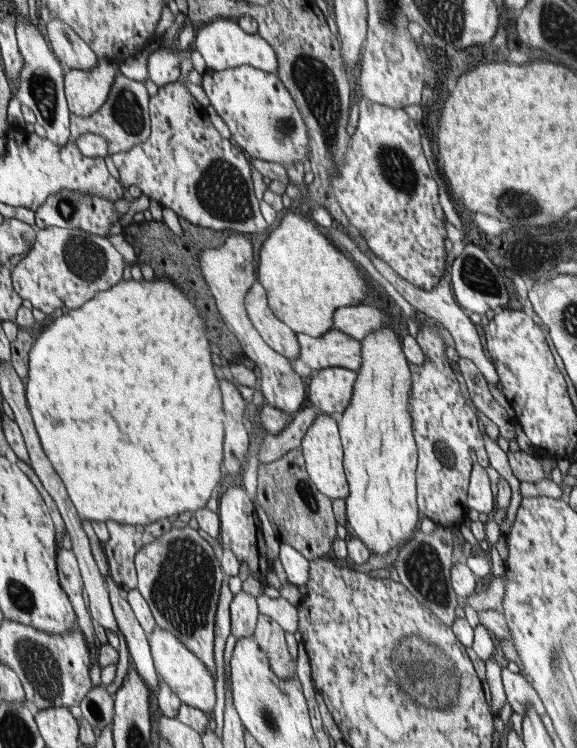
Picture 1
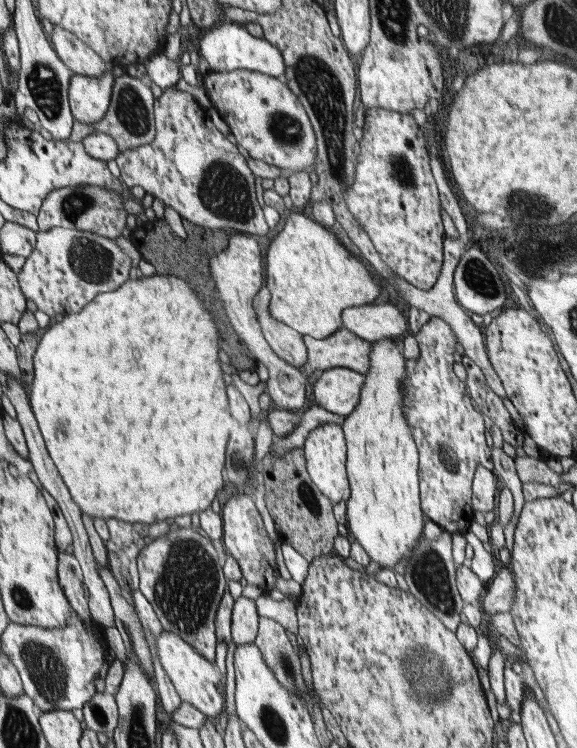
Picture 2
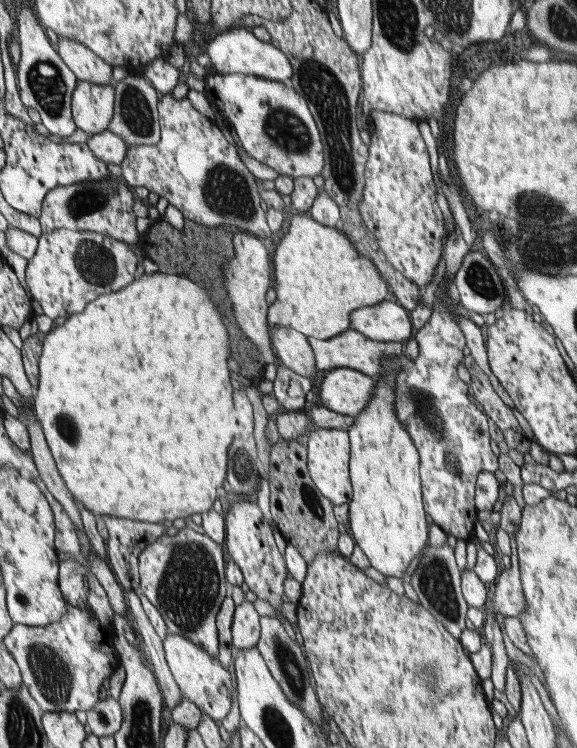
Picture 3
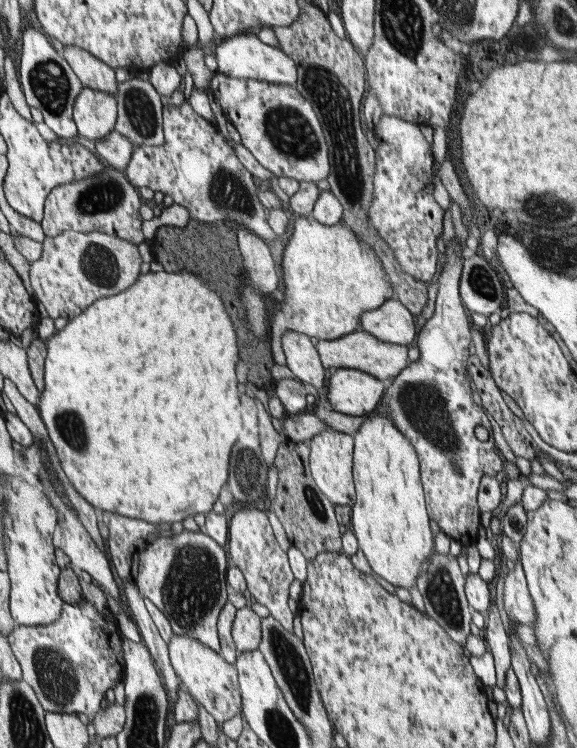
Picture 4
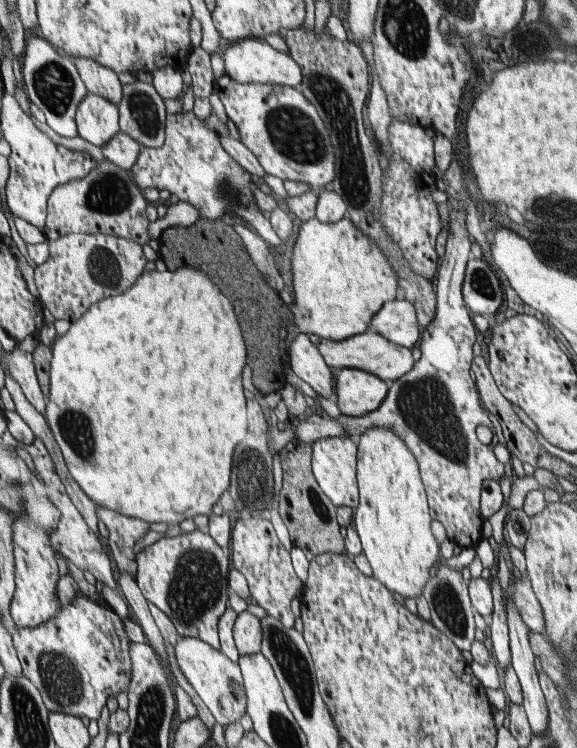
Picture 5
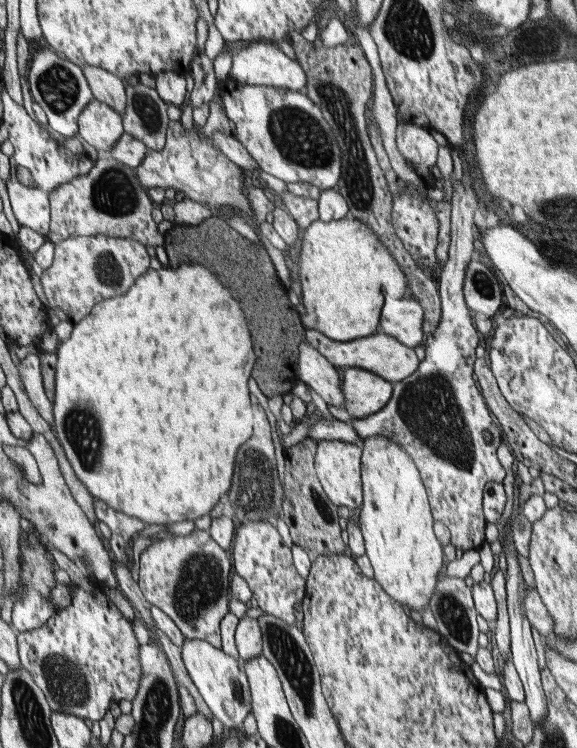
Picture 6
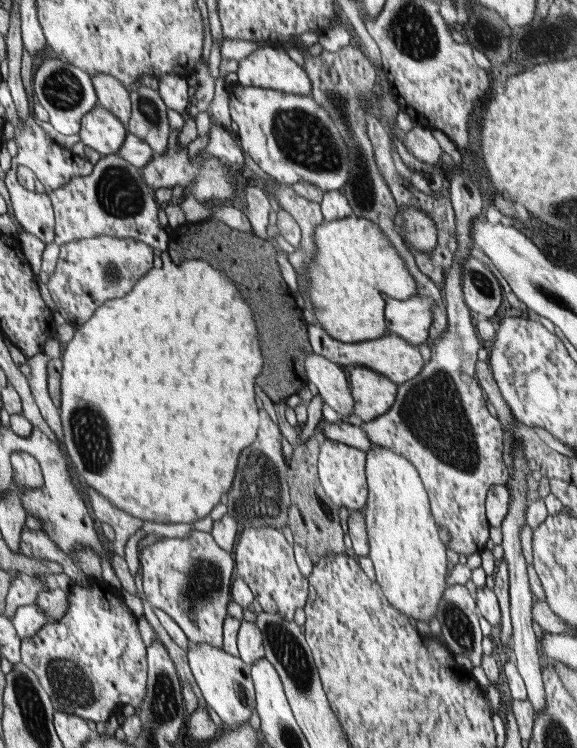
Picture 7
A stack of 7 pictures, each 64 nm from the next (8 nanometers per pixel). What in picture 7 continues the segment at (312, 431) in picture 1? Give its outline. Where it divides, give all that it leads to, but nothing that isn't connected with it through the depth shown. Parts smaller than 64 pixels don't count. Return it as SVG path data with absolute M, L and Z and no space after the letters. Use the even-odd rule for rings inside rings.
M321 438L319 456L317 456L317 476L325 494L335 506L347 508L349 512L357 512L367 504L365 494L369 494L369 490L367 490L365 462L367 462L367 454L363 450Z

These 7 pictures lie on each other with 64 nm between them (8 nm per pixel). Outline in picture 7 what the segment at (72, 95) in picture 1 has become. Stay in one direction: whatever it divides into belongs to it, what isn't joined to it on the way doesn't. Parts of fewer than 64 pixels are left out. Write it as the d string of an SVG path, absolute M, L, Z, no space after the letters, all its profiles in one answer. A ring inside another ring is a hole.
M95 104L79 122L79 138L83 146L97 150L99 154L115 154L123 144L123 124L119 116L113 116L99 104Z

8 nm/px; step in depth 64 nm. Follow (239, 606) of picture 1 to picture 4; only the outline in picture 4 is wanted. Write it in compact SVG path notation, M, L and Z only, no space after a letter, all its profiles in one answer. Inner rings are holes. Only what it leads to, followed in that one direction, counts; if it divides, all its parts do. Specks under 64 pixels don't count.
M249 606L235 610L231 638L233 638L237 654L257 650L261 642L261 618Z

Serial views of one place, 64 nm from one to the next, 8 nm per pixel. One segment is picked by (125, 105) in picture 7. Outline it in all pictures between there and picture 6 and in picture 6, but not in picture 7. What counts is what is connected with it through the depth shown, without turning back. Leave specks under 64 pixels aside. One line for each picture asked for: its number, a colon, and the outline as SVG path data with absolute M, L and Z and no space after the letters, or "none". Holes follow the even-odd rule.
6: M79 64L79 66L91 88L93 100L101 100L111 110L123 114L123 108L127 102L127 92L125 92L127 84L121 84L119 76L107 72L99 66L93 66L93 64Z

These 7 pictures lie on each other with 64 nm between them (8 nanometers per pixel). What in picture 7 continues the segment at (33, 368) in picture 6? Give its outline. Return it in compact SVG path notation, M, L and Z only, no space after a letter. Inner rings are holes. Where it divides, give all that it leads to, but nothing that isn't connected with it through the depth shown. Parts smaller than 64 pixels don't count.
M53 336L45 342L43 346L43 352L35 354L35 356L29 356L27 358L27 366L29 366L29 378L27 384L29 384L29 390L31 390L31 396L43 416L43 420L49 424L49 428L55 432L57 440L61 442L63 440L63 426L61 426L61 414L59 414L59 408L53 406L53 400L49 398L49 392L47 392L47 384L45 384L45 366L47 366L47 360L53 360L53 358L59 358L59 348L61 348L61 342Z

